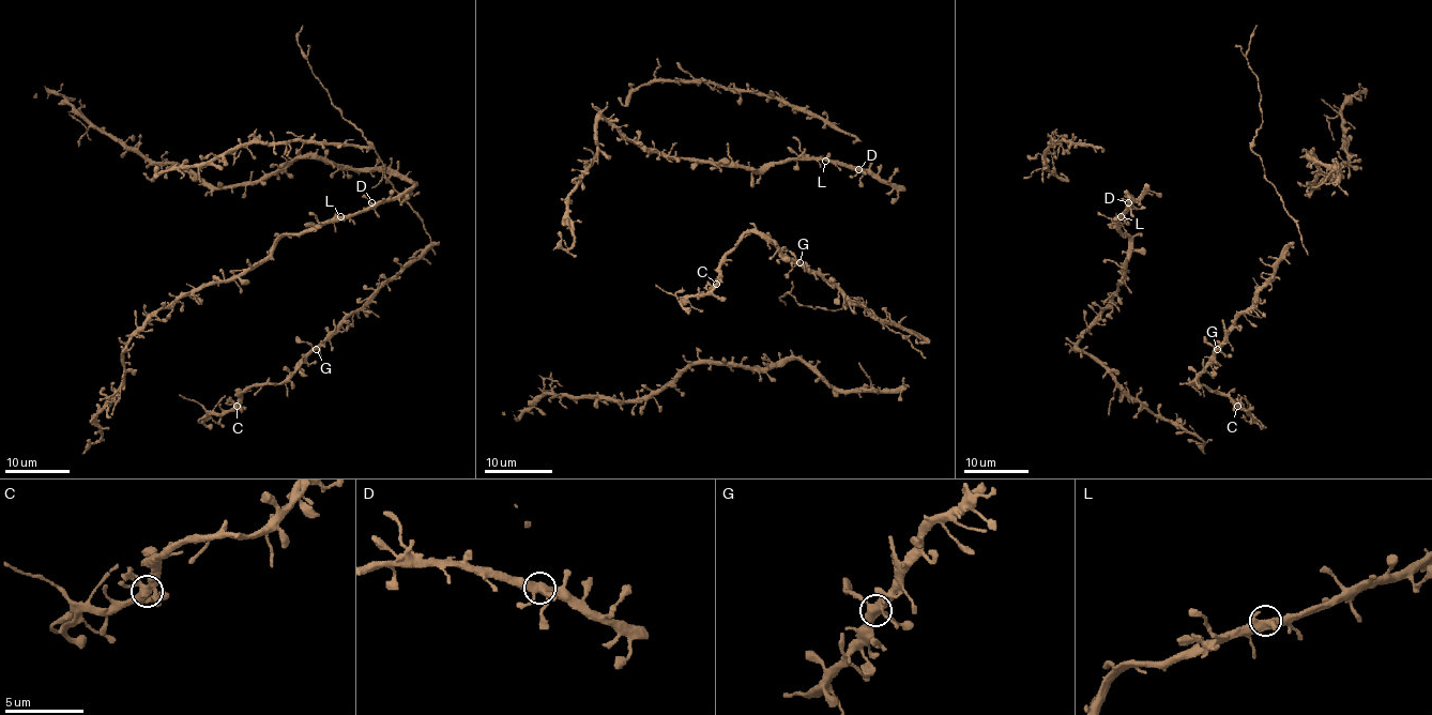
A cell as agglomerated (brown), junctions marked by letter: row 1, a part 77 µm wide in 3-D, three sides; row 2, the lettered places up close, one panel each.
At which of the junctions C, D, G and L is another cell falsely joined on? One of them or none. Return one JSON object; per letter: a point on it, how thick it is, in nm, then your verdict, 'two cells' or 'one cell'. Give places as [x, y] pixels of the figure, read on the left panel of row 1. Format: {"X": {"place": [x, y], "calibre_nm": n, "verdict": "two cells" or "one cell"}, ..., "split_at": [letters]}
{"C": {"place": [237, 406], "calibre_nm": 400, "verdict": "one cell"}, "D": {"place": [371, 202], "calibre_nm": 360, "verdict": "one cell"}, "G": {"place": [316, 349], "calibre_nm": 400, "verdict": "one cell"}, "L": {"place": [340, 216], "calibre_nm": 400, "verdict": "one cell"}, "split_at": []}

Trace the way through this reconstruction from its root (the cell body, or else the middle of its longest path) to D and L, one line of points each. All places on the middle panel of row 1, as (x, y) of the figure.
D: (747, 166), (761, 169), (793, 158), (823, 158), (852, 164), (858, 169)
L: (747, 166), (761, 169), (793, 158), (825, 161)

